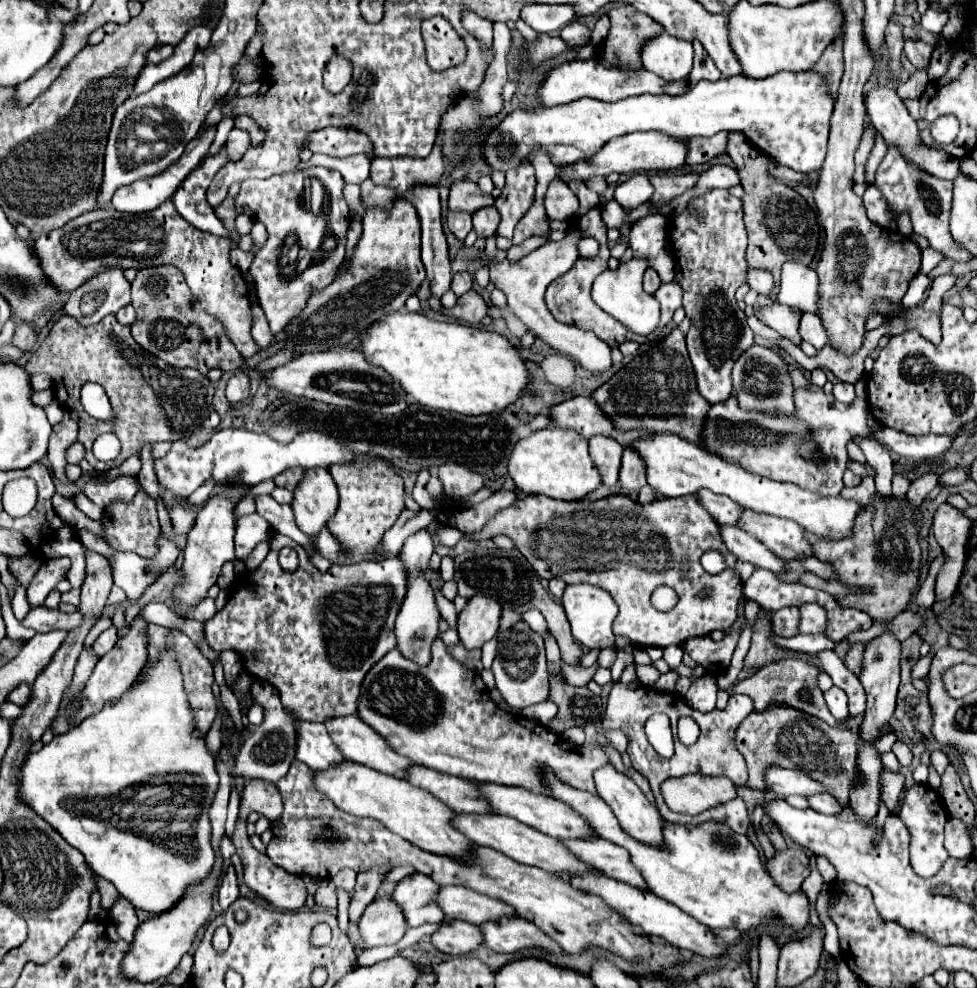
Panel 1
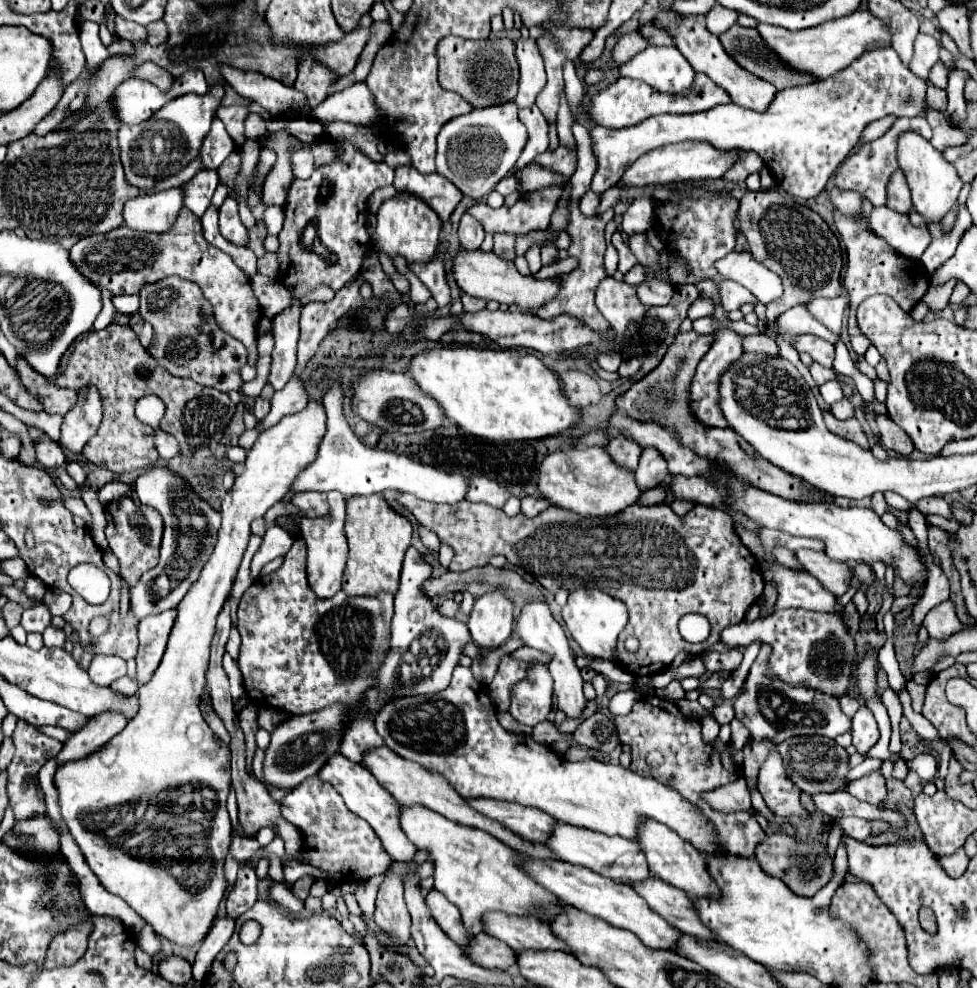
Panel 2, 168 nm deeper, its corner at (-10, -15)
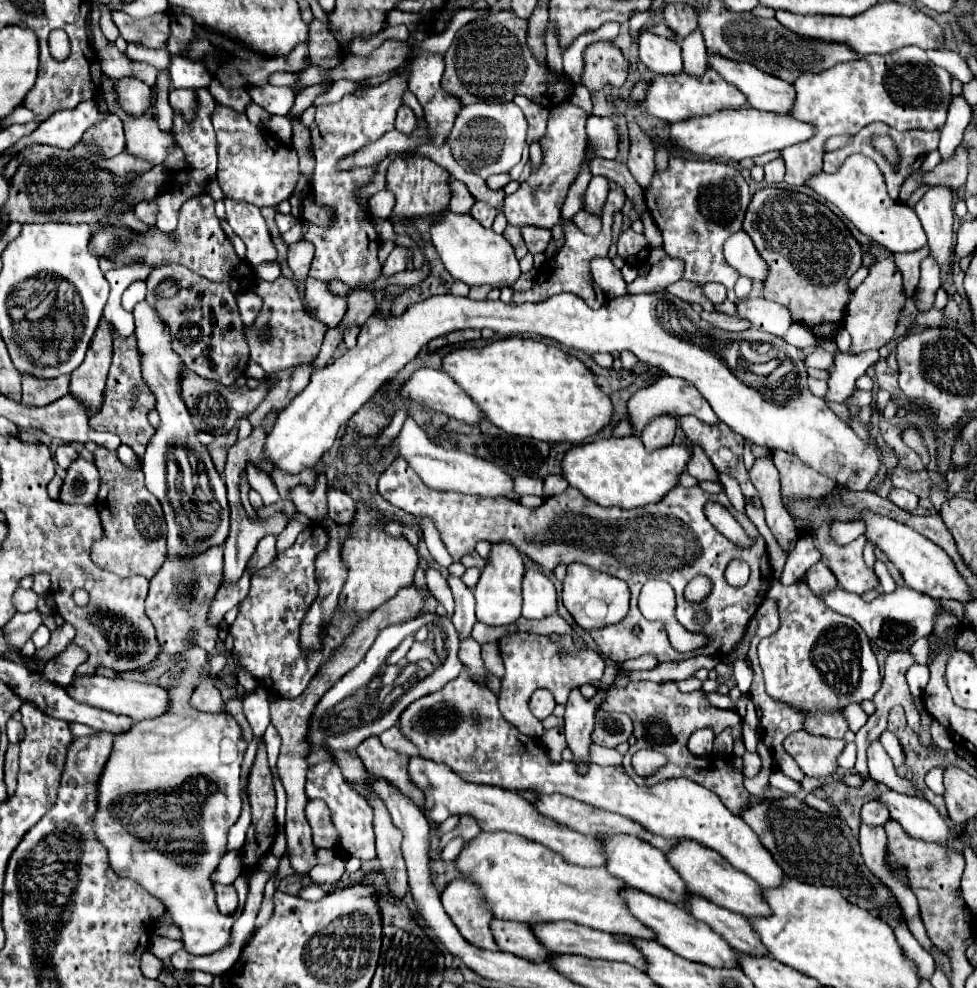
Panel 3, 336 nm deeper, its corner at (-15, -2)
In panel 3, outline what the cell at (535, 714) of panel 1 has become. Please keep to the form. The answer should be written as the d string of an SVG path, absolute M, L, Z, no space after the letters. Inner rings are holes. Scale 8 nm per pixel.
M516 632L516 634L502 638L498 644L500 644L504 668L506 668L506 674L502 678L502 692L498 698L500 712L504 714L504 718L508 722L516 724L516 728L528 736L540 738L540 734L542 734L542 722L538 718L534 718L528 708L528 700L536 688L545 686L552 692L557 704L565 705L572 686L582 686L590 680L600 680L604 674L604 658L600 656L600 652L590 650L590 648L578 650L574 646L570 634L564 634L562 640L558 644L554 644L548 640L548 636ZM560 646L566 646L570 650L570 654L566 658L558 656Z

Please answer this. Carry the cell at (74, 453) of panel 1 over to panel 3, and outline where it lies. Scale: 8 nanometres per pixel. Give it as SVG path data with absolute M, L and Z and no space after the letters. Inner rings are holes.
M78 456L68 468L68 474L64 478L64 494L60 494L60 500L68 504L92 504L96 502L98 486L100 476L96 466Z

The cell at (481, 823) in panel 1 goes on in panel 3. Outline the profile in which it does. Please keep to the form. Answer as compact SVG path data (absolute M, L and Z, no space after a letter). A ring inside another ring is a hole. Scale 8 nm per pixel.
M626 886L626 888L620 890L620 898L626 902L632 916L656 934L656 938L654 938L656 942L660 942L662 946L670 948L672 952L676 952L682 958L688 958L692 962L702 962L702 964L716 966L716 968L736 966L736 952L716 932L712 932L704 922L694 920L684 908L680 908L672 902L666 902L652 894L644 894L642 890L636 890L632 886Z

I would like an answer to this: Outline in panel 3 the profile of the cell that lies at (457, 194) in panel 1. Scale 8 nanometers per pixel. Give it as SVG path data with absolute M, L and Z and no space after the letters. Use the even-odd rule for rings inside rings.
M568 104L562 110L550 112L546 136L540 140L542 150L544 150L544 164L536 172L532 172L530 178L522 182L514 194L504 198L502 210L504 210L508 224L514 224L514 226L530 224L530 226L540 226L540 228L552 228L560 224L560 208L564 204L568 186L576 180L580 162L586 156L586 132L584 132L586 118L588 116L572 104Z

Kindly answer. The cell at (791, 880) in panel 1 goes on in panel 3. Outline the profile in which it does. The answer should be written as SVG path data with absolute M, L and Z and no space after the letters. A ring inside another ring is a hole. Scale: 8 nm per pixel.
M788 796L776 800L766 798L760 804L752 804L742 812L742 820L758 834L764 848L790 878L814 886L838 886L850 902L870 912L888 902L888 892L866 868L858 840L842 818L816 812L796 796Z

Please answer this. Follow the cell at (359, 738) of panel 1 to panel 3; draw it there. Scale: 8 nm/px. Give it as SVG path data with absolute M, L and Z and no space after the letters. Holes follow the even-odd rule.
M410 756L408 760L408 774L418 790L424 794L424 812L430 822L444 822L450 816L474 816L478 826L488 832L506 830L520 836L526 836L534 842L544 844L552 852L560 854L568 864L576 866L602 866L604 856L600 852L598 840L594 836L582 836L574 830L568 830L566 826L560 826L558 822L552 822L550 818L544 818L542 814L536 814L532 806L528 806L528 800L524 800L520 794L512 794L508 790L500 790L496 786L484 786L484 784L470 784L462 778L456 778L452 768L446 764L432 762L422 756Z

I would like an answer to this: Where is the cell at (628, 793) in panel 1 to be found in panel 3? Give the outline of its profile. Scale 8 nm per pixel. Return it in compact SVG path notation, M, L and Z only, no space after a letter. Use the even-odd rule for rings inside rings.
M680 840L676 846L672 846L672 850L668 850L666 860L674 866L680 878L686 882L690 892L704 896L710 902L722 908L728 908L732 912L738 912L746 918L768 914L768 906L762 900L762 888L744 872L736 870L724 858L720 858L720 854L716 854L714 850L708 850L708 846L700 846L692 840Z

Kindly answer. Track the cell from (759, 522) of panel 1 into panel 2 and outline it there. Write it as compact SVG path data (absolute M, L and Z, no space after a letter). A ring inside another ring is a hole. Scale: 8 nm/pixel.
M799 549L795 551L795 555L803 565L803 569L815 579L819 579L819 583L823 583L823 587L827 587L831 593L835 593L837 597L847 593L853 577L851 567L847 563L833 561L825 553L807 551L807 549Z

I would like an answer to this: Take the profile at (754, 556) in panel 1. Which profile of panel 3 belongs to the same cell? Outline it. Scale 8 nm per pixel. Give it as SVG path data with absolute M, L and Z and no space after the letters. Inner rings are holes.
M836 586L820 594L820 598L826 600L826 606L832 608L834 612L854 618L862 626L862 630L868 634L868 638L888 652L908 650L918 638L928 636L932 632L936 610L940 608L930 596L920 594L912 588L896 588L892 594L880 594L874 602L864 602L862 596L846 592L844 588Z

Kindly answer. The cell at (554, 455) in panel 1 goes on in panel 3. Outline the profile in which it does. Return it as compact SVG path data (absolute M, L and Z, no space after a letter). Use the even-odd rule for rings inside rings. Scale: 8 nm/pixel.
M606 438L588 444L572 446L560 466L562 476L568 480L572 488L578 488L588 500L594 500L600 506L620 506L620 508L636 508L648 502L660 502L668 490L676 486L678 474L686 470L690 460L690 452L686 446L672 444L668 448L660 448L648 452L640 438Z

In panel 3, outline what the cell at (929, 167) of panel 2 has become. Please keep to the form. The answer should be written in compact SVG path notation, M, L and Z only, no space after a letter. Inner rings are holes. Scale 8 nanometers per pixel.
M930 186L928 192L914 206L930 246L930 256L940 262L942 280L946 278L952 250L952 216L954 216L954 194L948 186Z

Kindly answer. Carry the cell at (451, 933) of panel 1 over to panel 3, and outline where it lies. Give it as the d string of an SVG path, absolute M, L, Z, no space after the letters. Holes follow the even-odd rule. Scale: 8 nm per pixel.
M498 920L498 922L500 924L498 928L494 928L494 936L502 952L510 952L514 956L528 958L534 962L544 962L548 958L550 952L546 952L544 946L536 942L536 936L532 934L532 928L528 924L506 922L506 920Z

